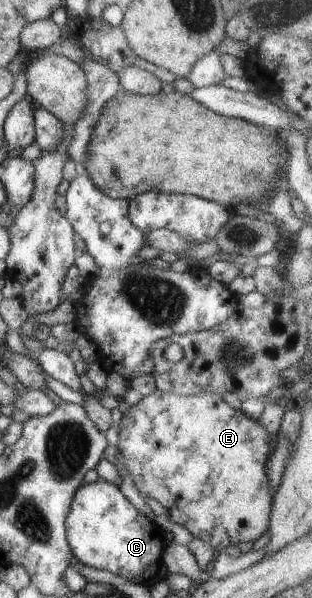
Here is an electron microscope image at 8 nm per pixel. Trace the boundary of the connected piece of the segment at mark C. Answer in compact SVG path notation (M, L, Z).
M106 481L83 484L77 490L65 527L69 547L78 562L108 570L127 582L143 577L151 566L161 564L167 546L165 527L139 514L119 486Z

